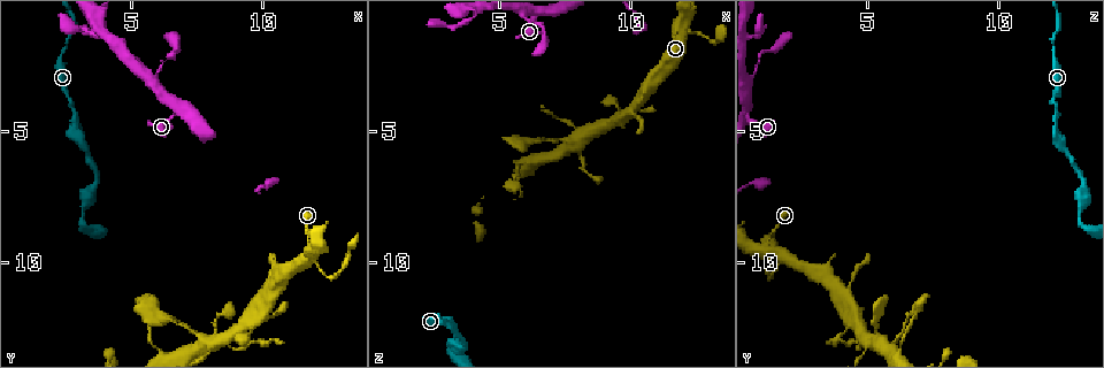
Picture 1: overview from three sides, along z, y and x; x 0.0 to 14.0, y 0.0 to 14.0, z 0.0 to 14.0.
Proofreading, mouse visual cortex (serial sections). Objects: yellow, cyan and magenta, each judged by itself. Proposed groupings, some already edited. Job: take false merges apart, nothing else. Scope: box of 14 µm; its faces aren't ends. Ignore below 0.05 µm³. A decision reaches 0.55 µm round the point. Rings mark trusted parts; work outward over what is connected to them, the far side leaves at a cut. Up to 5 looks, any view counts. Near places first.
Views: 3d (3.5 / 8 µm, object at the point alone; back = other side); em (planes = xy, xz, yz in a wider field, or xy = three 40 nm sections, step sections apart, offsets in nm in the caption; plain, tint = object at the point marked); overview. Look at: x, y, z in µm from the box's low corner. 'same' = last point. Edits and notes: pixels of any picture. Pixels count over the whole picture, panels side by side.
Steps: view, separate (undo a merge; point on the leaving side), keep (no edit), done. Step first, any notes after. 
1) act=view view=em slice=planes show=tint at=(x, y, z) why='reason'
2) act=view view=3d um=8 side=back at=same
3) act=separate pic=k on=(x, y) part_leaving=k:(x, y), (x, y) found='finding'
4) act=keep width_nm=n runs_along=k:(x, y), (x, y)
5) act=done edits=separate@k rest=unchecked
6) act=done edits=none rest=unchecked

act=view view=em slice=xy step=1 show=tint at=(12.5, 10.5, 1.2) why='abrupt turn'

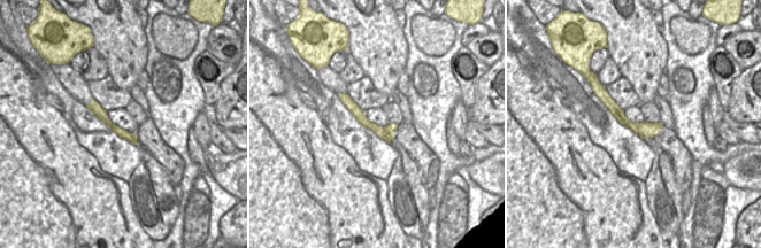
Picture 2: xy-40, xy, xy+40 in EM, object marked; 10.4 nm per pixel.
act=view view=3d um=3.5 at=same why='wider look'

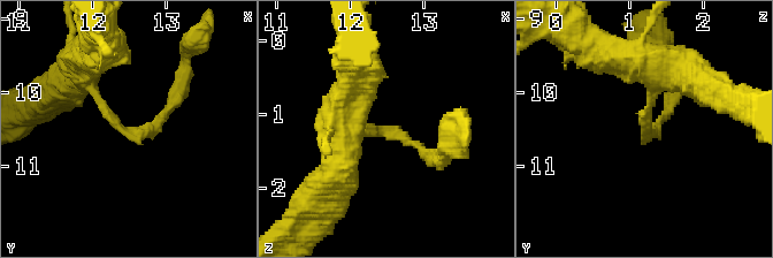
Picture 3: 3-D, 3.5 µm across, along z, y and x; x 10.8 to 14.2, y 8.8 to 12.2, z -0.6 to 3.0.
act=keep runs_along=2:(598, 91), (630, 125), (658, 128) found='all the same cell'

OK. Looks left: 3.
act=view view=3d um=8 at=(2.5, 1.9, 12.1) why='sudden change in width'

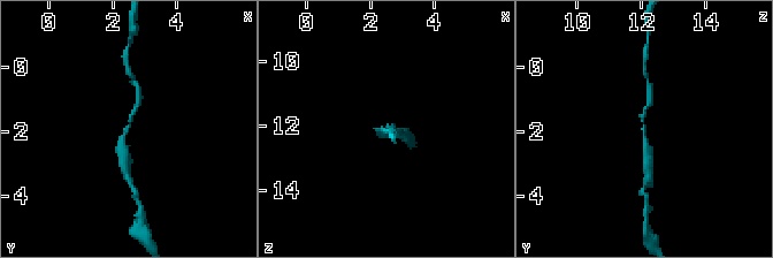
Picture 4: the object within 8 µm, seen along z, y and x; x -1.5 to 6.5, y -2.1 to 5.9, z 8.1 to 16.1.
act=view view=em slice=planes show=tint at=(2.4, 1.9, 12.1) arm_widths_nm=100,250

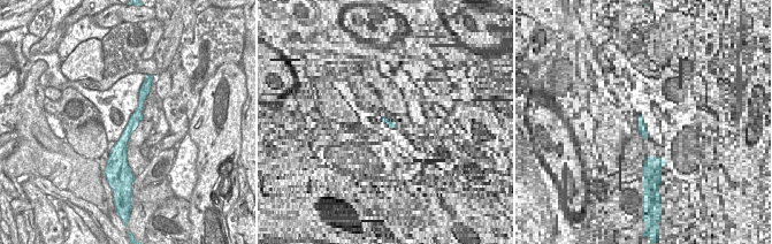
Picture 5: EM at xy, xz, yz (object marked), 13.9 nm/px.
act=keep width_nm=160 runs_along=4:(124, 162), (123, 136), (137, 99) found='one cell here'

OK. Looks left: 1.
act=done edits=none rest=unchecked

